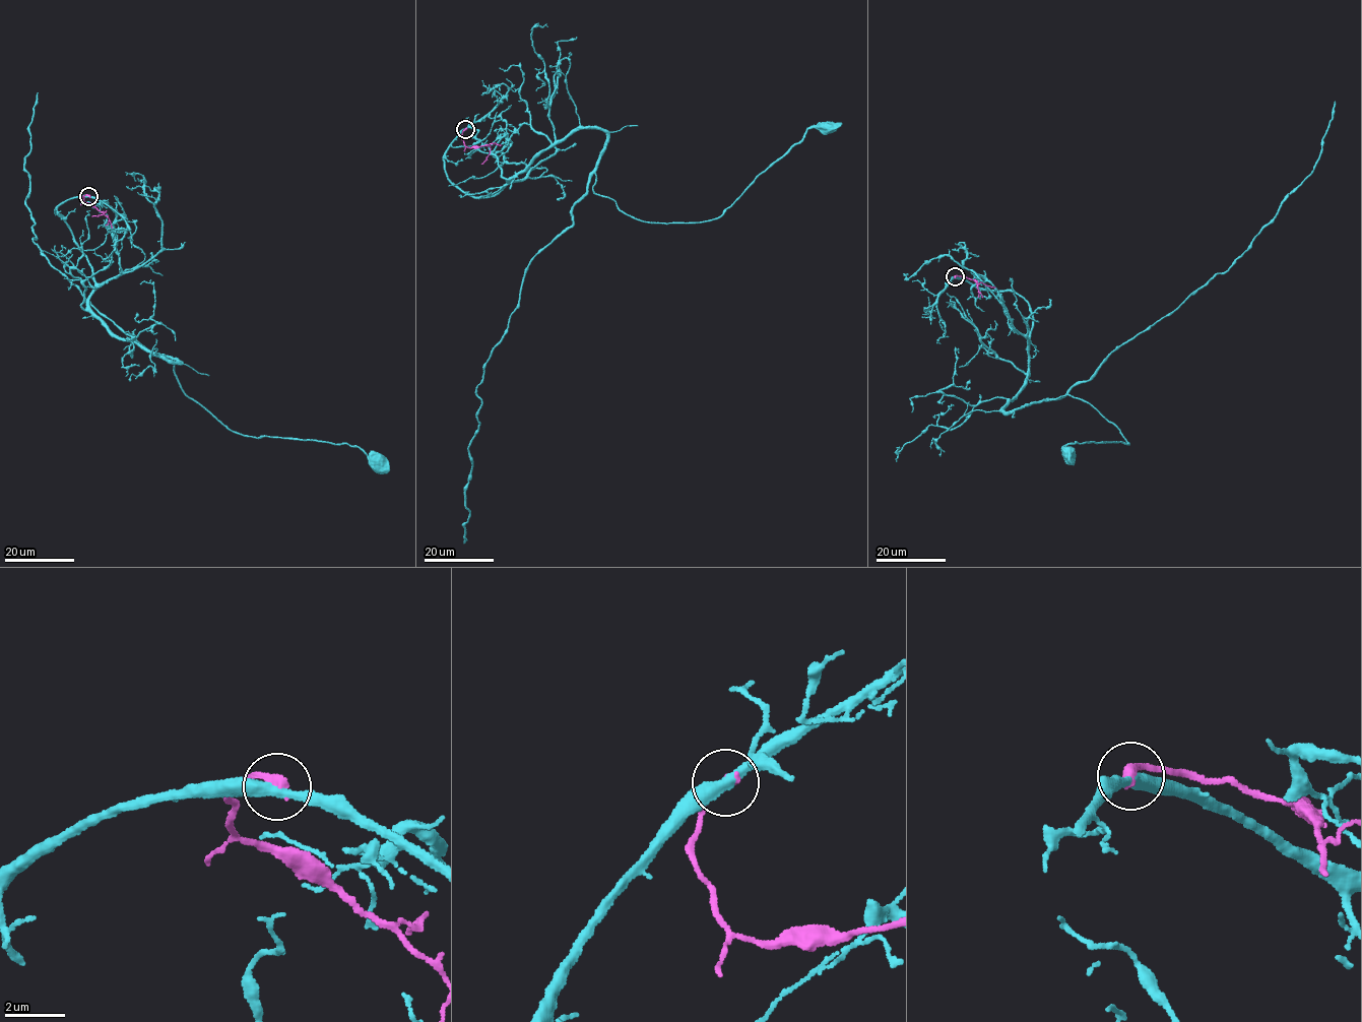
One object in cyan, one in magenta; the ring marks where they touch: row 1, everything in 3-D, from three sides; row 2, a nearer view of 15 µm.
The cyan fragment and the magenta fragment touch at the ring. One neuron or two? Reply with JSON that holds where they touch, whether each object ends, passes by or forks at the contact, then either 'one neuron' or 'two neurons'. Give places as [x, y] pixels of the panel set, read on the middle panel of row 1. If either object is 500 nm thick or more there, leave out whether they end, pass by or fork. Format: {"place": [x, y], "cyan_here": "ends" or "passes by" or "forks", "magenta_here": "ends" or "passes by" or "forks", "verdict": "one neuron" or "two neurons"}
{"place": [465, 129], "cyan_here": "passes by", "magenta_here": "ends", "verdict": "two neurons"}

